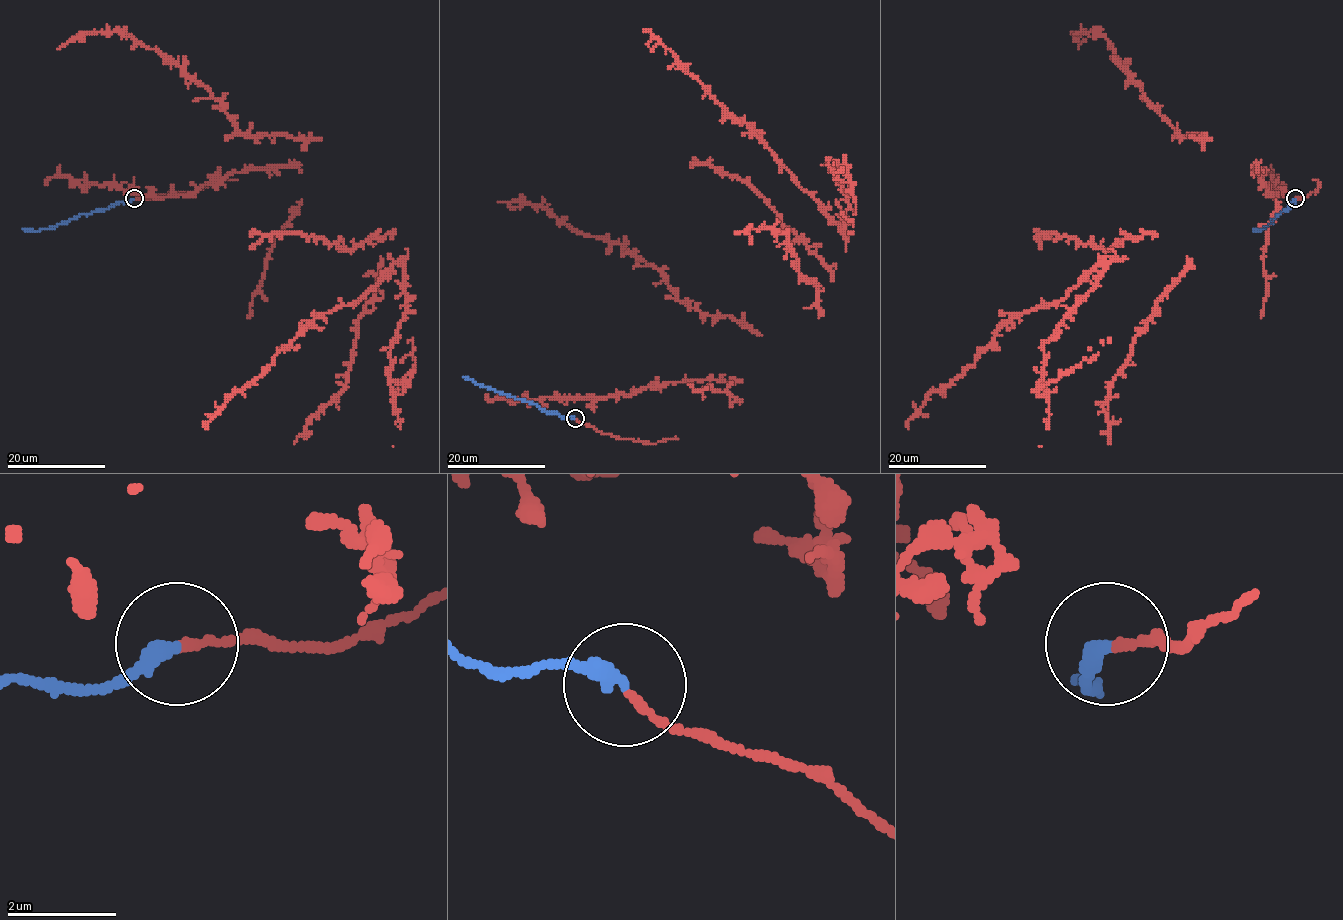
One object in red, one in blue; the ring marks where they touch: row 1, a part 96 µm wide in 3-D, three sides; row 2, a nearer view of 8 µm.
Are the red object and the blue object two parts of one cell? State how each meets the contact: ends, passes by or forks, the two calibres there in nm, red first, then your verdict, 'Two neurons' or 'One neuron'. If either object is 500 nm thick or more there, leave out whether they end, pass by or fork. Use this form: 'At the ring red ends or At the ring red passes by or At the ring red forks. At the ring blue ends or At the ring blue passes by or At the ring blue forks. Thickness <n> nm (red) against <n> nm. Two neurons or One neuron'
At the ring red ends. At the ring blue ends. Thickness 140 nm (red) against 320 nm. One neuron

